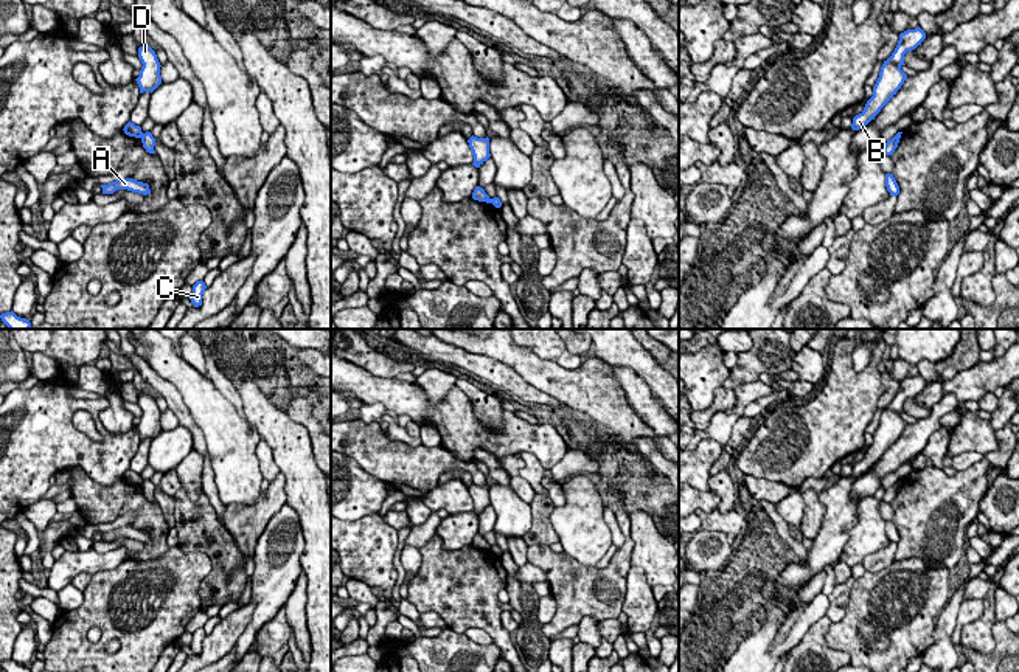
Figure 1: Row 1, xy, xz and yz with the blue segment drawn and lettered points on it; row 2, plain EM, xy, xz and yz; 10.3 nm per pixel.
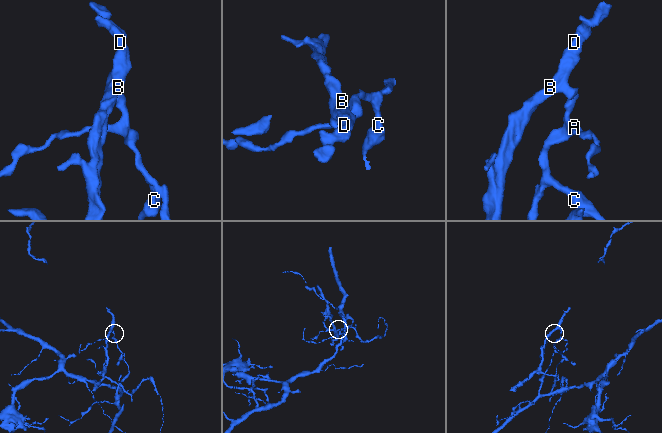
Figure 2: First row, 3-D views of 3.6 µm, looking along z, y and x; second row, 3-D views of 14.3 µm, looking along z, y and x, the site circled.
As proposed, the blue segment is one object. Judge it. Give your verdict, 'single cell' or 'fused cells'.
fused cells

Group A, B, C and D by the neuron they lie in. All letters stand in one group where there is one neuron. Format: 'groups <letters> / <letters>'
groups A C / B D

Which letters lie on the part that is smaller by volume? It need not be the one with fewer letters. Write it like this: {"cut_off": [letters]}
{"cut_off": ["B", "D"]}

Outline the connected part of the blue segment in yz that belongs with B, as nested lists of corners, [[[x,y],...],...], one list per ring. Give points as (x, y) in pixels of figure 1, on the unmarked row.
[[[920,374],[899,382],[895,399],[881,414],[879,425],[873,435],[873,444],[867,449],[864,458],[853,466],[853,478],[859,478],[875,467],[881,456],[896,442],[907,427],[907,422],[901,417],[906,413],[904,402],[921,393],[924,386],[926,380]]]

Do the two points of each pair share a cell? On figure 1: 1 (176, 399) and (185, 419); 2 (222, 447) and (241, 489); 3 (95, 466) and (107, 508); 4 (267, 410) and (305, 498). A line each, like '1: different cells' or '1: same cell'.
1: same cell
2: same cell
3: different cells
4: same cell

